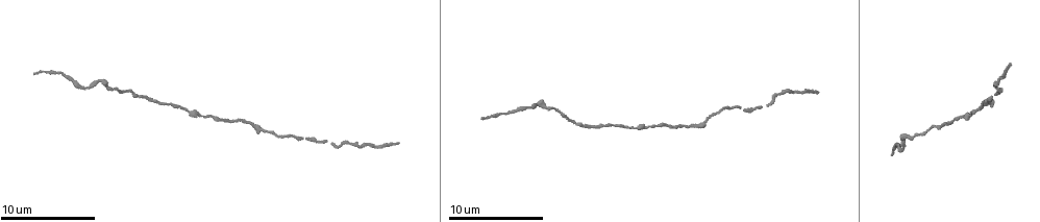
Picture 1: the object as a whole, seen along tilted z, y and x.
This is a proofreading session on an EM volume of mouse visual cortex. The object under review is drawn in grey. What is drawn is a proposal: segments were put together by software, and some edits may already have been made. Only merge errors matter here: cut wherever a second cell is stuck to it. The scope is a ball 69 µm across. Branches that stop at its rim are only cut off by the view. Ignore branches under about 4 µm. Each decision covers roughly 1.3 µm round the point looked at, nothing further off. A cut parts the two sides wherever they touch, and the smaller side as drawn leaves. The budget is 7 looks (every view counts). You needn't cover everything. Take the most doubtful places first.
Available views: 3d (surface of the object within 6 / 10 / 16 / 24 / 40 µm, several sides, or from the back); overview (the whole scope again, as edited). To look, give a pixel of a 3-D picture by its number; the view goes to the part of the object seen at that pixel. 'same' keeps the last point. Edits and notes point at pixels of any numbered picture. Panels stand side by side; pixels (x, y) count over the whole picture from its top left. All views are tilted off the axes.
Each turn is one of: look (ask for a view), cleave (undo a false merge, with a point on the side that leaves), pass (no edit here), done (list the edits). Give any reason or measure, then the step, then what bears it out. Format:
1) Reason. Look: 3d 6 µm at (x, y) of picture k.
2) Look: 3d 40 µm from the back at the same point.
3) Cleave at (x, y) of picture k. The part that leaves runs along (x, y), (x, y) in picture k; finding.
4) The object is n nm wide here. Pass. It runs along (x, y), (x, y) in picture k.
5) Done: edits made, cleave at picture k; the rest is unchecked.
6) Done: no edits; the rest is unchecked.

Thin neck. Look: 3d 10 µm at (527, 108) of picture 1.

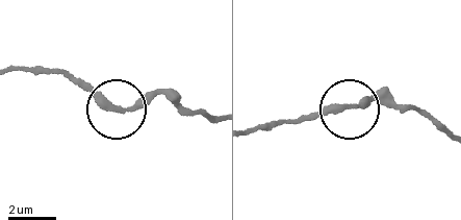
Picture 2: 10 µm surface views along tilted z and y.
From behind. Look: 3d 10 µm from the back at (353, 106) of picture 2.

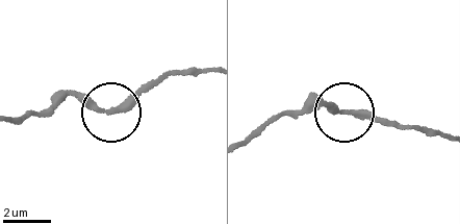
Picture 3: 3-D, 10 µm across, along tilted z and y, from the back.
The object is 250 nm wide here. Pass. It runs along (16, 117), (51, 110), (73, 93), (119, 107), (172, 72) in picture 3; all the same cell.

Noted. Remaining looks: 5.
Sudden change in width. Look: 3d 10 µm at (344, 142) of picture 1.

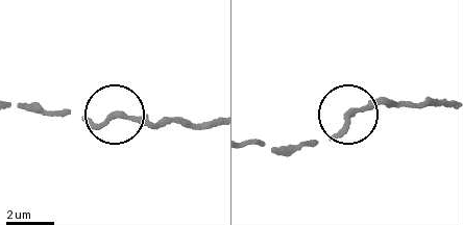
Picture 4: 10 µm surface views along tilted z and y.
Pass. It runs along (250, 144), (315, 146), (338, 133), (354, 111), (396, 103) in picture 4; all the same cell.

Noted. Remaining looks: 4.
Look: 3d 10 µm at (203, 115) of picture 1.

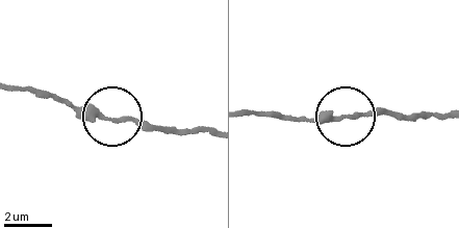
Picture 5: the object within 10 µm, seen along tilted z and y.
The object is 170 nm wide here. Pass. All the same cell.

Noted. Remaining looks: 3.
Done: no edits; the rest is unchecked.

